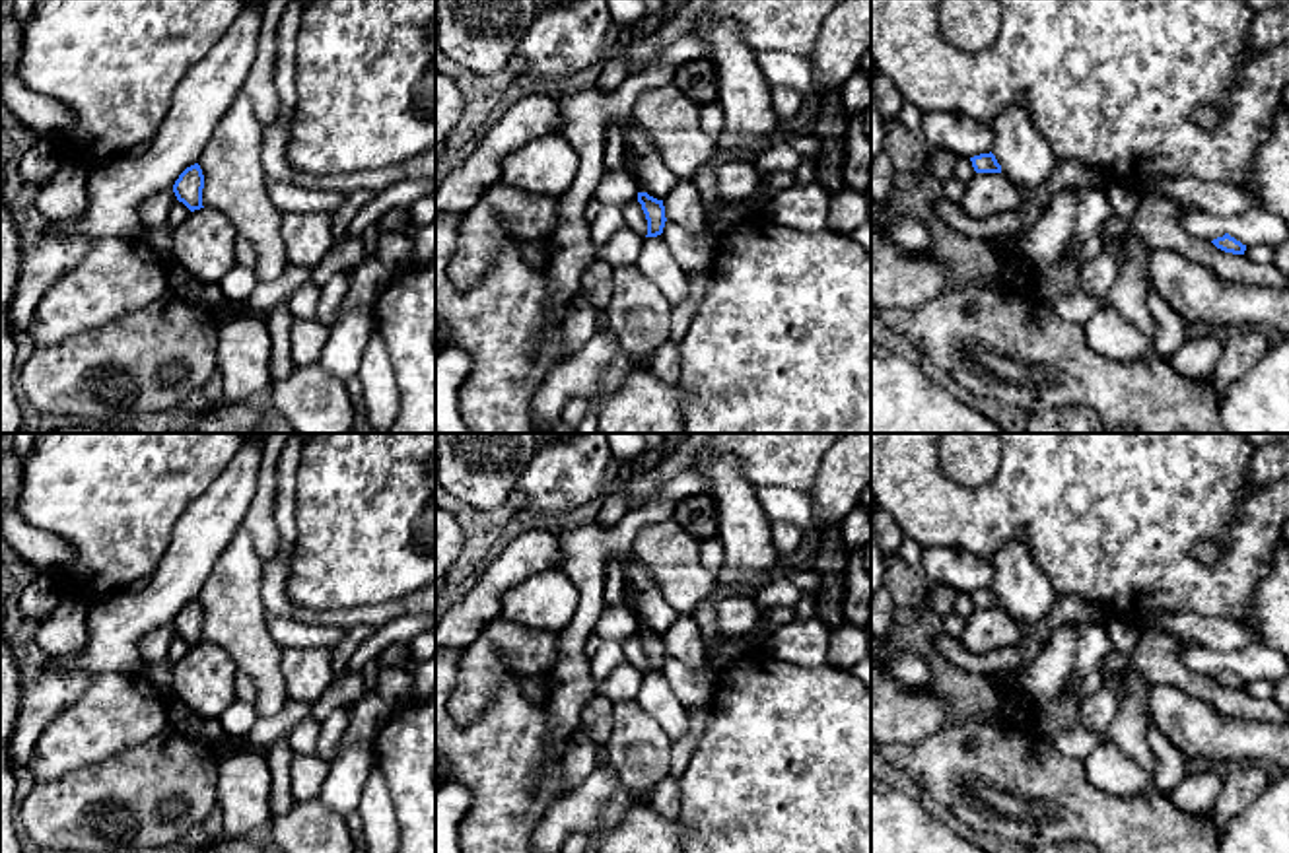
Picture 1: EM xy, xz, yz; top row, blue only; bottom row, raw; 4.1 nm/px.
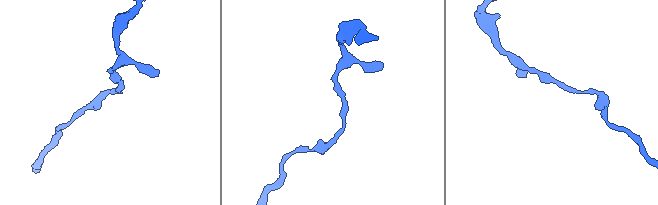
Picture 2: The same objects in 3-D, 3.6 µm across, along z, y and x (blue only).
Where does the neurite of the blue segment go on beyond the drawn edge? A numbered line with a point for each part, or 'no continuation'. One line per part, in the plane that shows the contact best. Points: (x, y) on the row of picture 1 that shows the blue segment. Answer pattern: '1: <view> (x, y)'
no continuation

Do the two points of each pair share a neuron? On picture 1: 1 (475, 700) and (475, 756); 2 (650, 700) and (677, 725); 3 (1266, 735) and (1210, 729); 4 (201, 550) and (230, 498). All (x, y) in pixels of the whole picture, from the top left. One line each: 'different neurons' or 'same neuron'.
1: different neurons
2: same neuron
3: same neuron
4: same neuron

